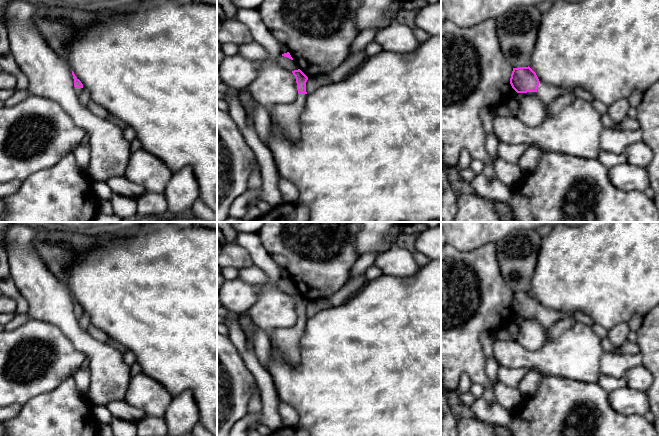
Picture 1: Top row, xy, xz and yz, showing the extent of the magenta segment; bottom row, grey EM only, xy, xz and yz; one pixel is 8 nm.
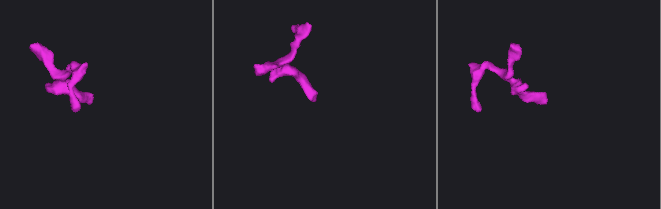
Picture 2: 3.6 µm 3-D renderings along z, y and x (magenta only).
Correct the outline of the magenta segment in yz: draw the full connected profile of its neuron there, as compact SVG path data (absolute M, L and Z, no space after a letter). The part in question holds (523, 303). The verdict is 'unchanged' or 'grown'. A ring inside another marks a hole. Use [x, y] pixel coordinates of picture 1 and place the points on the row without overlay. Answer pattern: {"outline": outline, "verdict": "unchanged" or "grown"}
{"outline": "M529 290L513 292L510 308L517 317L537 316L545 328L551 328L567 318L573 318L578 323L590 327L594 323L588 315L581 312L559 313L540 306Z", "verdict": "grown"}

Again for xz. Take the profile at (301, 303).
{"outline": "M300 294L292 295L296 302L298 320L290 329L276 329L270 333L270 342L277 357L287 365L298 367L301 362L300 340L305 331L308 301Z", "verdict": "grown"}

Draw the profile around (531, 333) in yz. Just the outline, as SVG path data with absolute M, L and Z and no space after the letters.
M537 316L522 317L518 324L516 340L527 350L537 350L545 340L545 327Z

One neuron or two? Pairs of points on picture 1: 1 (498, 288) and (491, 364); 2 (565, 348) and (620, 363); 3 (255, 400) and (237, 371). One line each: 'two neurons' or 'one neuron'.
1: two neurons
2: two neurons
3: two neurons

